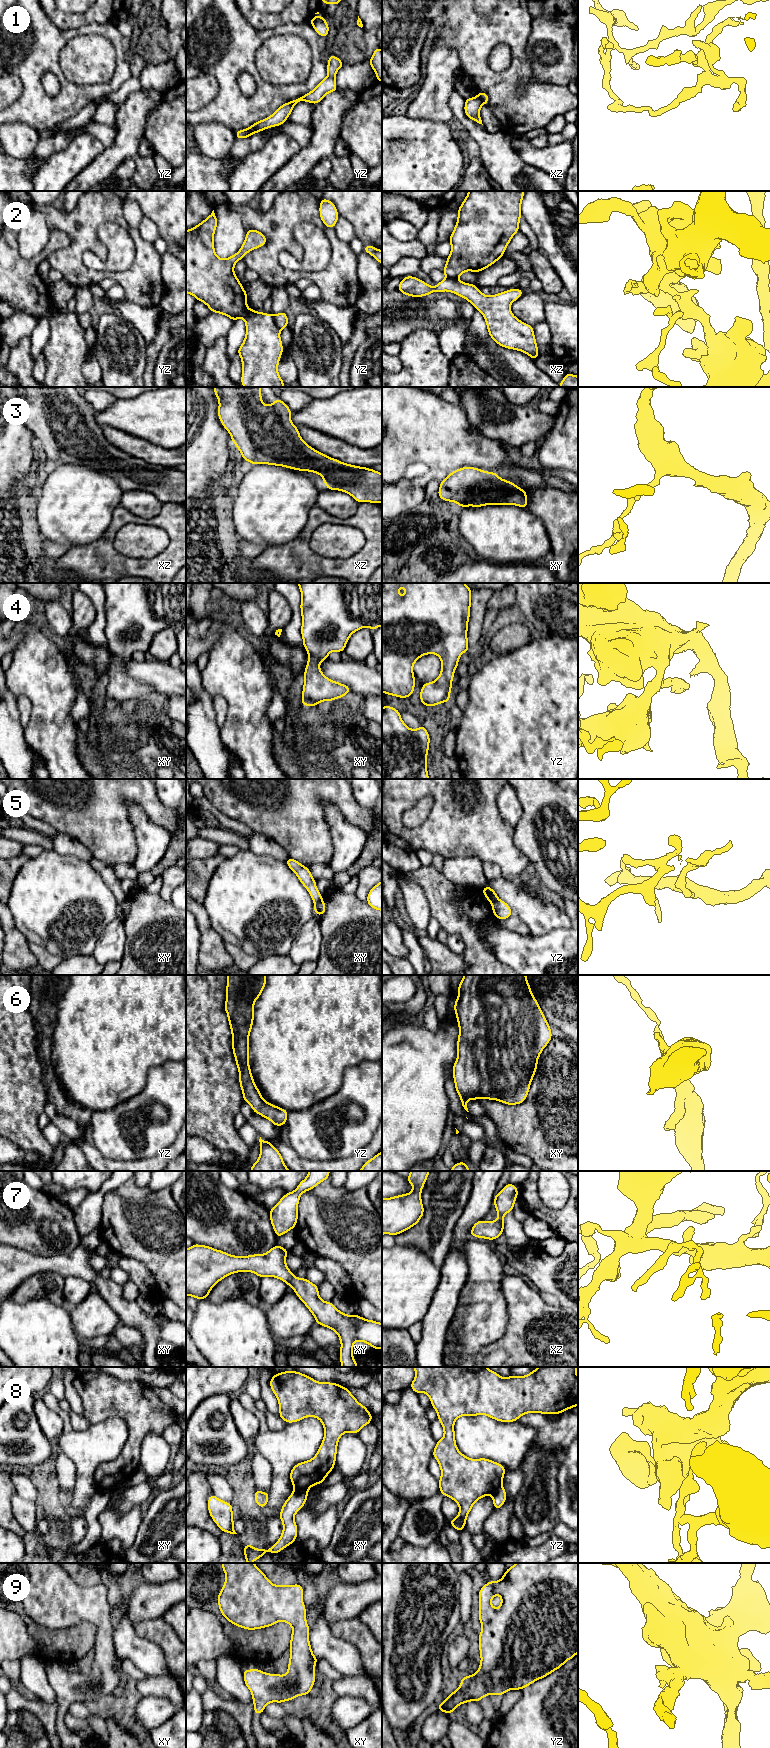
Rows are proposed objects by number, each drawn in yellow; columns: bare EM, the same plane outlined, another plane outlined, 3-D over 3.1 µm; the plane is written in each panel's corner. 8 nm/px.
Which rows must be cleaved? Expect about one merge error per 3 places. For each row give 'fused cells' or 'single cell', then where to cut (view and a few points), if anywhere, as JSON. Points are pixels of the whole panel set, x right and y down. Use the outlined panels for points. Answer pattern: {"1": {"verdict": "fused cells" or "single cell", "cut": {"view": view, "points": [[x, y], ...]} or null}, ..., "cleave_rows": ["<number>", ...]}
{"1": {"verdict": "fused cells", "cut": {"view": "xz", "points": [[477, 95], [483, 103]]}}, "2": {"verdict": "fused cells", "cut": {"view": "yz", "points": [[273, 315], [275, 324], [280, 329]]}}, "3": {"verdict": "single cell", "cut": null}, "4": {"verdict": "single cell", "cut": null}, "5": {"verdict": "fused cells", "cut": {"view": "xy", "points": [[322, 899], [314, 903]]}}, "6": {"verdict": "single cell", "cut": null}, "7": {"verdict": "single cell", "cut": null}, "8": {"verdict": "fused cells", "cut": {"view": "xy", "points": [[294, 1488], [300, 1488], [307, 1492]]}}, "9": {"verdict": "single cell", "cut": null}, "cleave_rows": ["1", "2", "5", "8"]}

